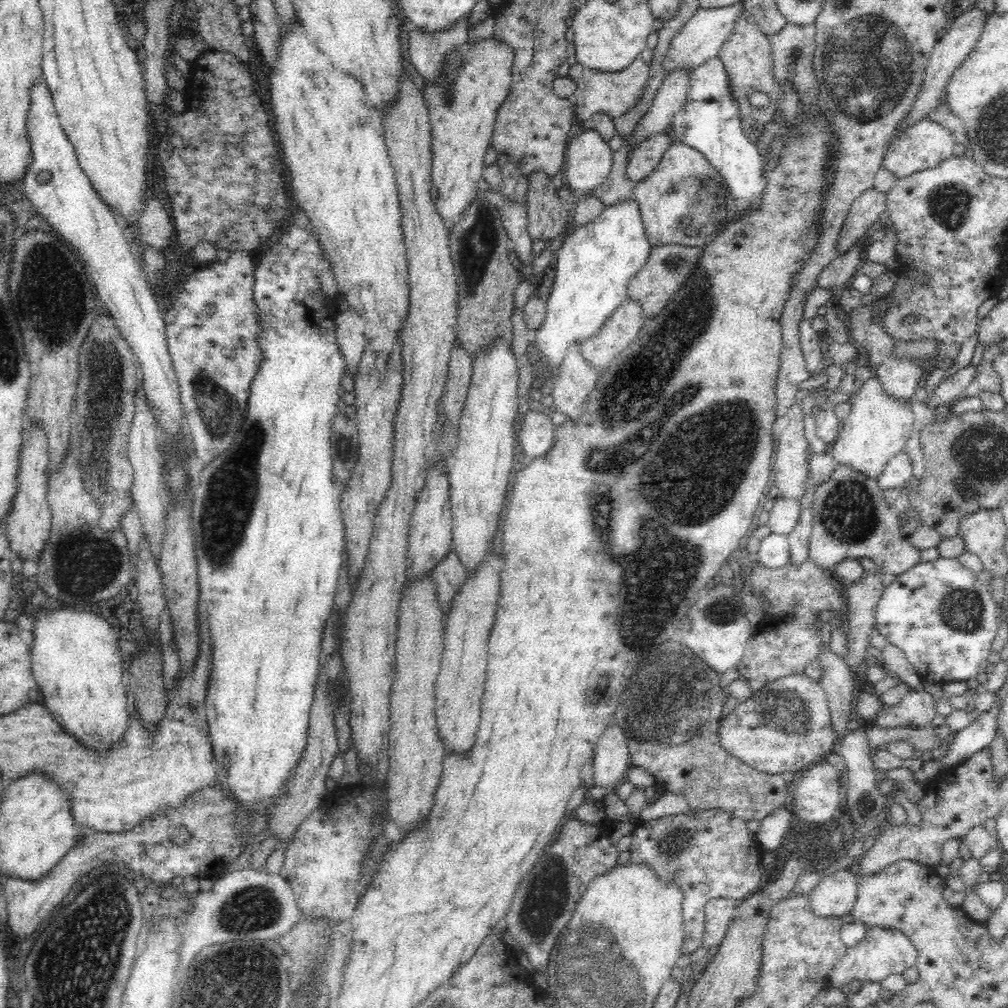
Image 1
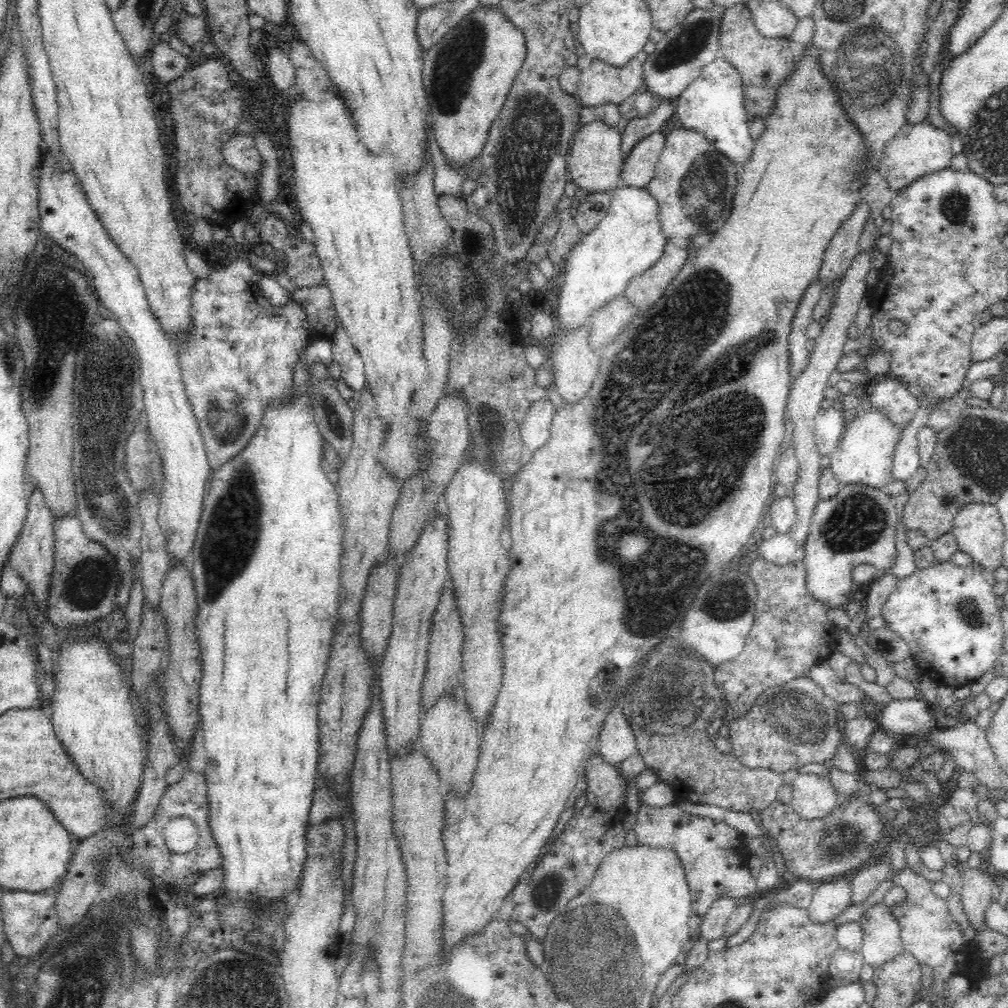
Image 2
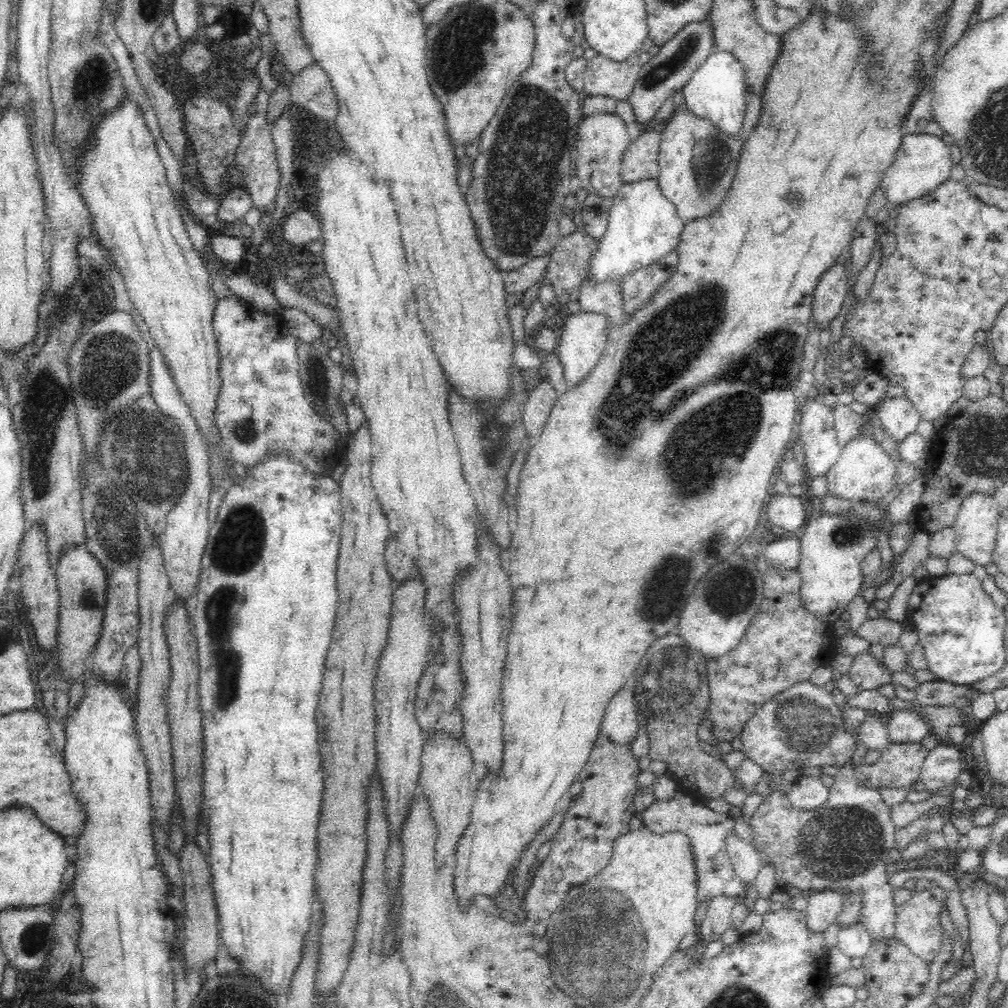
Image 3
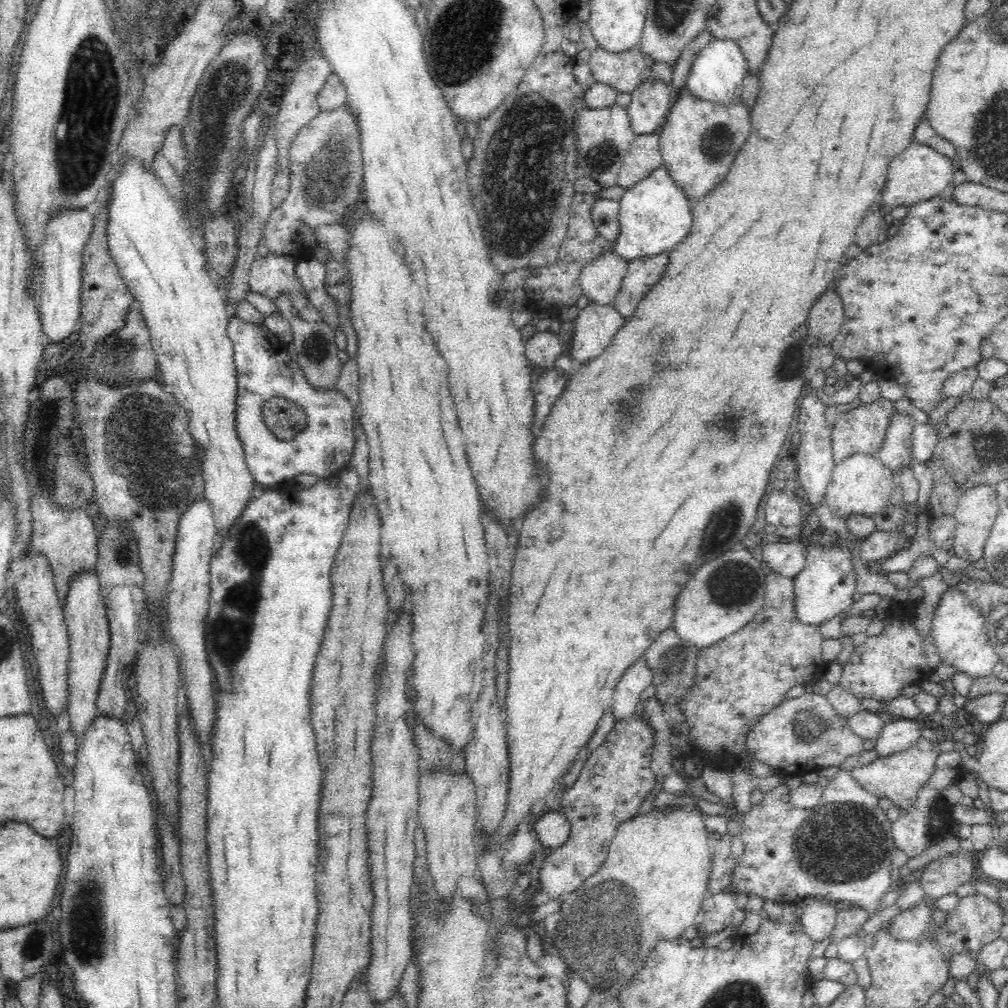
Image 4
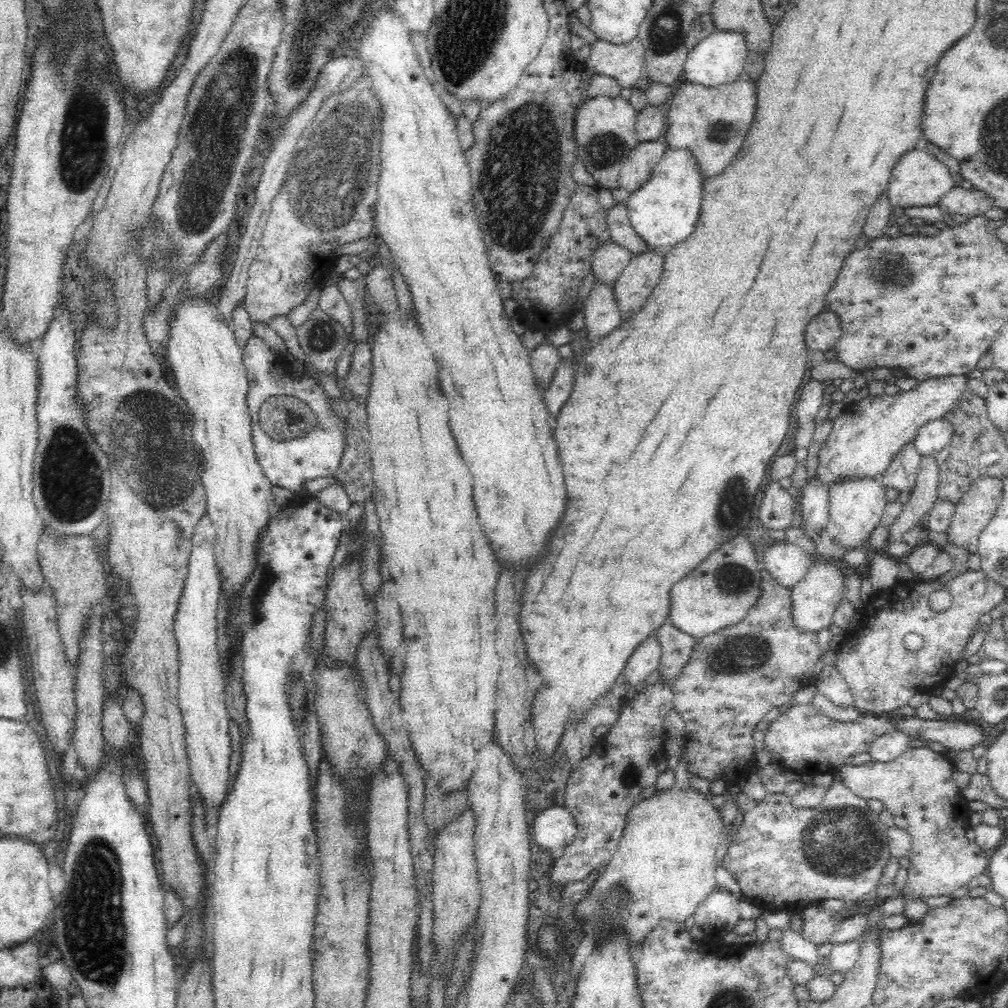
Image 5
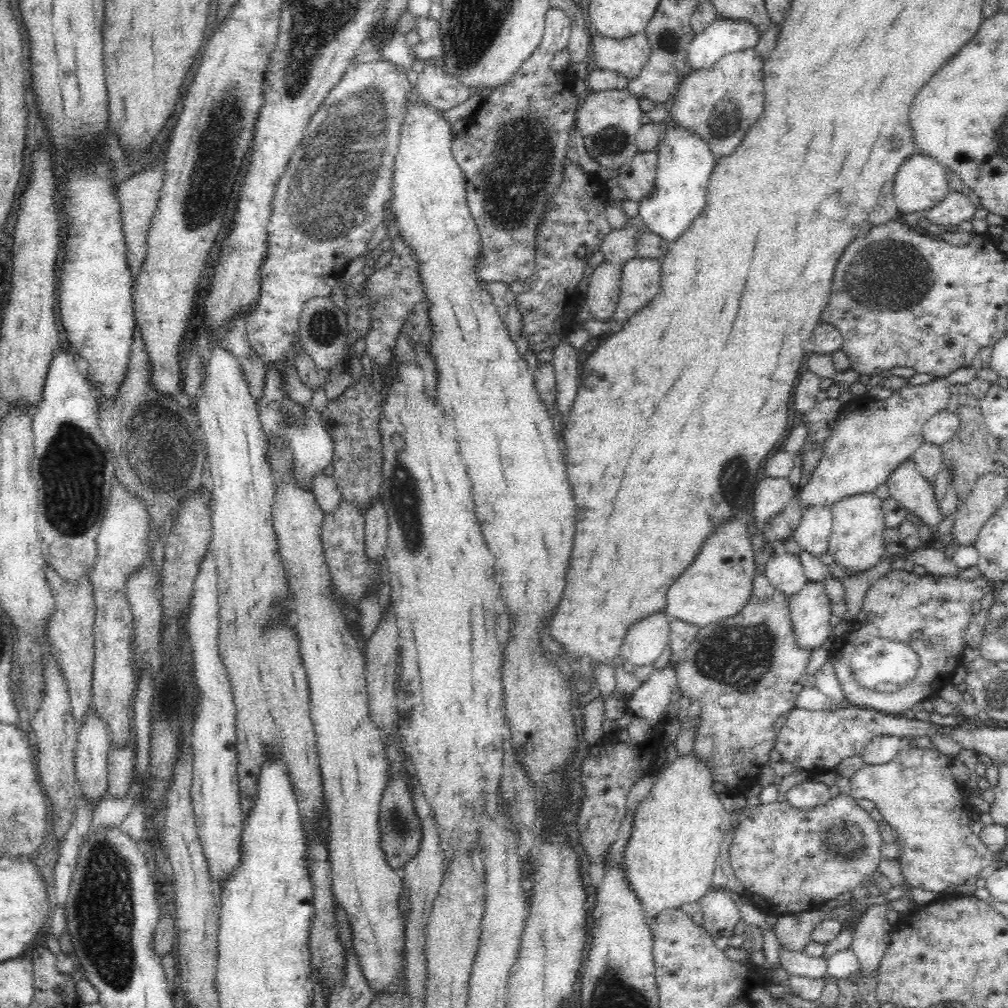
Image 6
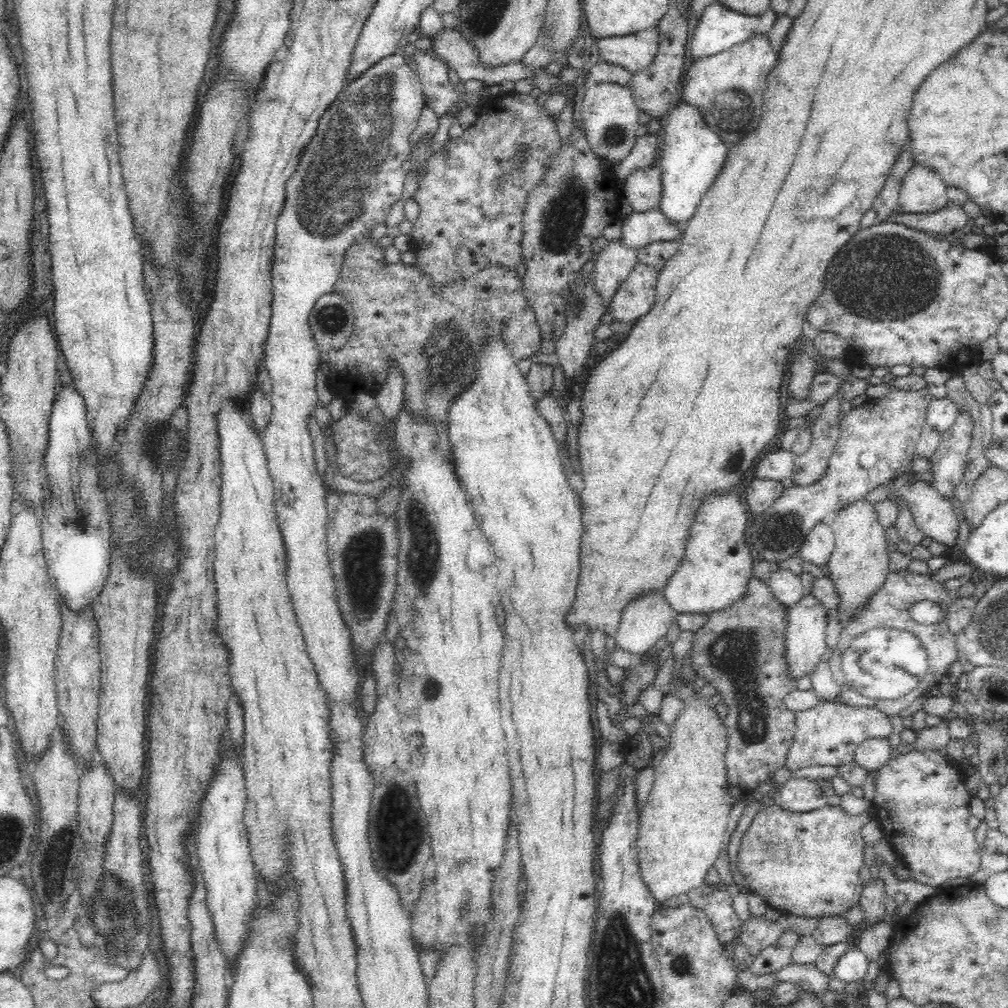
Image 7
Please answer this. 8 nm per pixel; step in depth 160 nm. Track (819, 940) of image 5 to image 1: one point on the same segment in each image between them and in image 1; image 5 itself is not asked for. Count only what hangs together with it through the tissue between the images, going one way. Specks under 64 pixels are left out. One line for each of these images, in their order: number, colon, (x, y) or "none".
1: (834, 895)
2: (830, 899)
3: (824, 906)
4: (819, 918)

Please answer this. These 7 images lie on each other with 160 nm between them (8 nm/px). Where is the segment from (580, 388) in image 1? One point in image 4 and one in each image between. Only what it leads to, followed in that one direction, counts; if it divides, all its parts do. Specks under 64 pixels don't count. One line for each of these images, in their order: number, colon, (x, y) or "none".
2: (575, 366)
3: (583, 339)
4: (594, 326)

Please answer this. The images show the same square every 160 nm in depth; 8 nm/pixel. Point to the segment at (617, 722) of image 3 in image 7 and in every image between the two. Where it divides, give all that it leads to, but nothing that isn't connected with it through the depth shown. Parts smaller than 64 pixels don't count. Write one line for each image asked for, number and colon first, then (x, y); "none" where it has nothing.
4: (636, 679)
5: (645, 659)
6: (645, 641)
7: (647, 619)

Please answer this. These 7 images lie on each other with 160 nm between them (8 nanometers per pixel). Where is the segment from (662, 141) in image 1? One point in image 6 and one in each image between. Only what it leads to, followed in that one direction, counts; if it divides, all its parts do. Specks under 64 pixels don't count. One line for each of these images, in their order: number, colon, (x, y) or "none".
2: (639, 166)
3: (639, 162)
4: (643, 156)
5: (640, 161)
6: (635, 178)

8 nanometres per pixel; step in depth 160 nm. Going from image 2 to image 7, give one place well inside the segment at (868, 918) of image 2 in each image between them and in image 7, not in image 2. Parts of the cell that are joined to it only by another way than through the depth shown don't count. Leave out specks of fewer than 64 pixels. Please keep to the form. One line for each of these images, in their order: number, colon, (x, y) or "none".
3: (847, 849)
4: (840, 851)
5: (784, 858)
6: (789, 860)
7: (807, 864)

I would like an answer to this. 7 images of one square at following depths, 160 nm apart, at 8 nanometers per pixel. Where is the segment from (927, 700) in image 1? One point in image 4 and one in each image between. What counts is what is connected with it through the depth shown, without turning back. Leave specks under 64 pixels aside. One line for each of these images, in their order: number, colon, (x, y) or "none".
2: (913, 716)
3: (904, 725)
4: (899, 735)

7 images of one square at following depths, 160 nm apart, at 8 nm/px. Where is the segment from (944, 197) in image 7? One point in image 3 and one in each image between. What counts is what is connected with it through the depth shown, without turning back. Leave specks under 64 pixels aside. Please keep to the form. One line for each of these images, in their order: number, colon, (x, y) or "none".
3: (923, 161)
4: (919, 172)
5: (918, 179)
6: (920, 183)

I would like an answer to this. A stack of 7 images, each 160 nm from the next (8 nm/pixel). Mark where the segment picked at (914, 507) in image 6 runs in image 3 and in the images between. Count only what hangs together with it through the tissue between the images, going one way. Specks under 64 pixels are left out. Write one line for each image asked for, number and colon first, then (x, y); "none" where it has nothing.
3: (899, 418)
4: (895, 452)
5: (901, 474)

